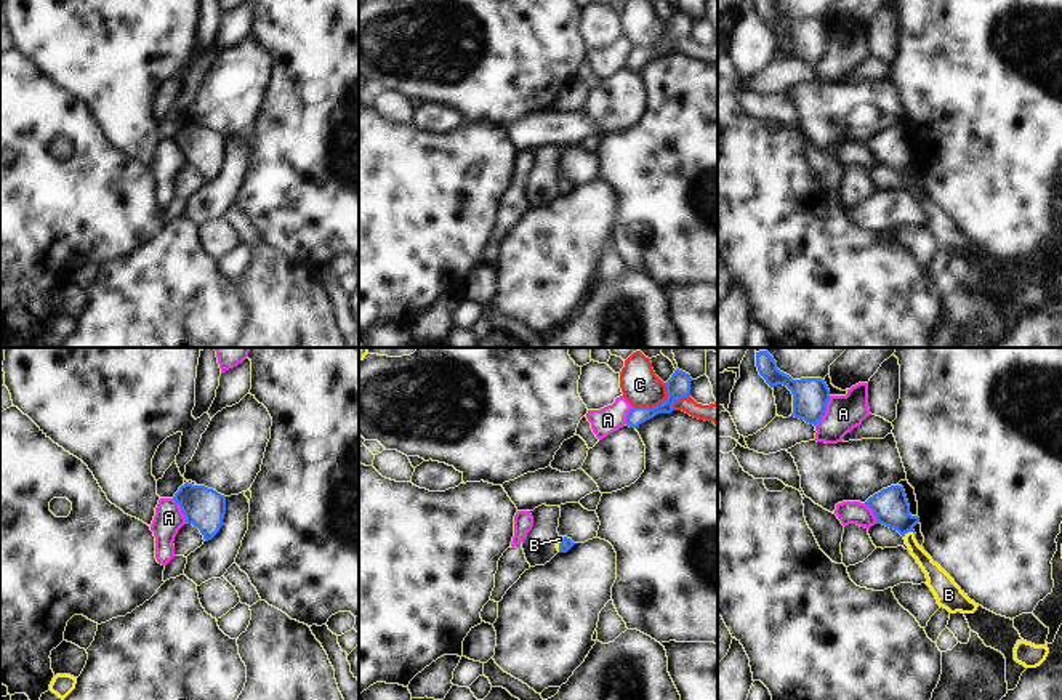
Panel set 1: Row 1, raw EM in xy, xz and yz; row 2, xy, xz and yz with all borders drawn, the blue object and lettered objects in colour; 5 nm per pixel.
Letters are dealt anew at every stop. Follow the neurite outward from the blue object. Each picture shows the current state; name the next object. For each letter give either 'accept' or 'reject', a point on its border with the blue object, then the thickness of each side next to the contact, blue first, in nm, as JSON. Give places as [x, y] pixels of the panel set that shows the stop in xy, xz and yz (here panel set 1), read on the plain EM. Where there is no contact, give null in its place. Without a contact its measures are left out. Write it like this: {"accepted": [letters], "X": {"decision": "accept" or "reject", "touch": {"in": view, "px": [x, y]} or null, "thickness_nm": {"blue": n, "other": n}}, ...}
{"accepted": ["B"], "A": {"decision": "reject", "touch": {"in": "yz", "px": [825, 52]}, "thickness_nm": {"blue": 180, "other": 180}}, "B": {"decision": "accept", "touch": {"in": "yz", "px": [912, 172]}, "thickness_nm": {"blue": 180, "other": 90}}, "C": {"decision": "reject", "touch": {"in": "xz", "px": [657, 47]}, "thickness_nm": {"blue": 120, "other": 190}}}

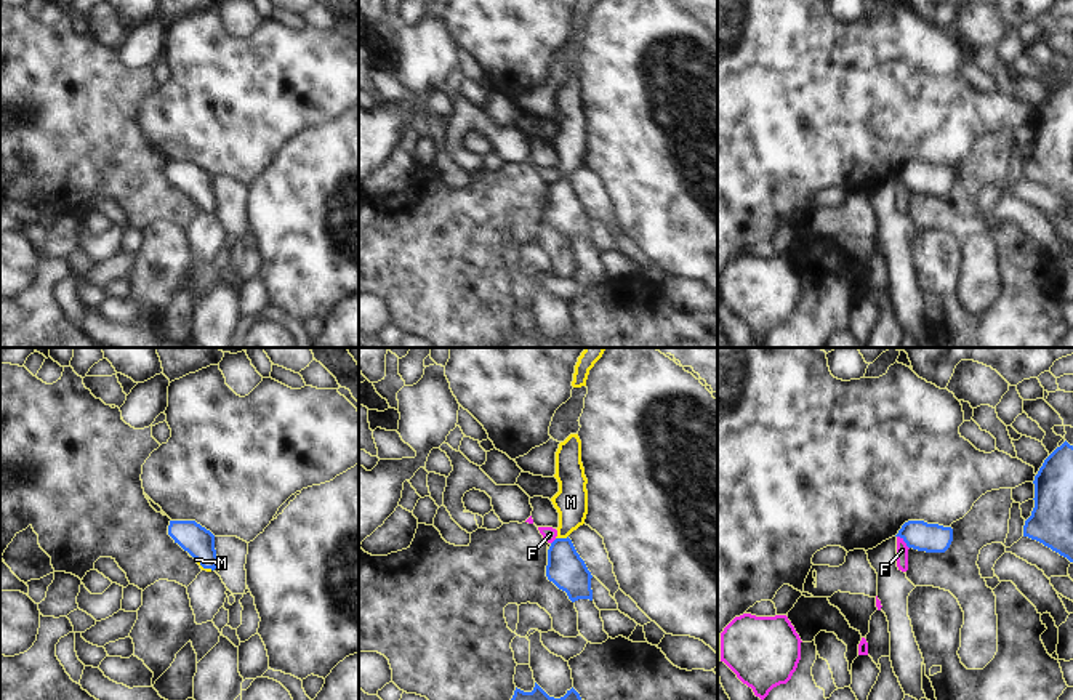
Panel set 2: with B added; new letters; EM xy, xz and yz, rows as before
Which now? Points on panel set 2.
{"accepted": ["M"], "F": {"decision": "reject", "touch": {"in": "yz", "px": [904, 181]}, "thickness_nm": {"blue": 150, "other": 60}}, "M": {"decision": "accept", "touch": {"in": "xz", "px": [561, 180]}, "thickness_nm": {"blue": 190, "other": 160}}}

